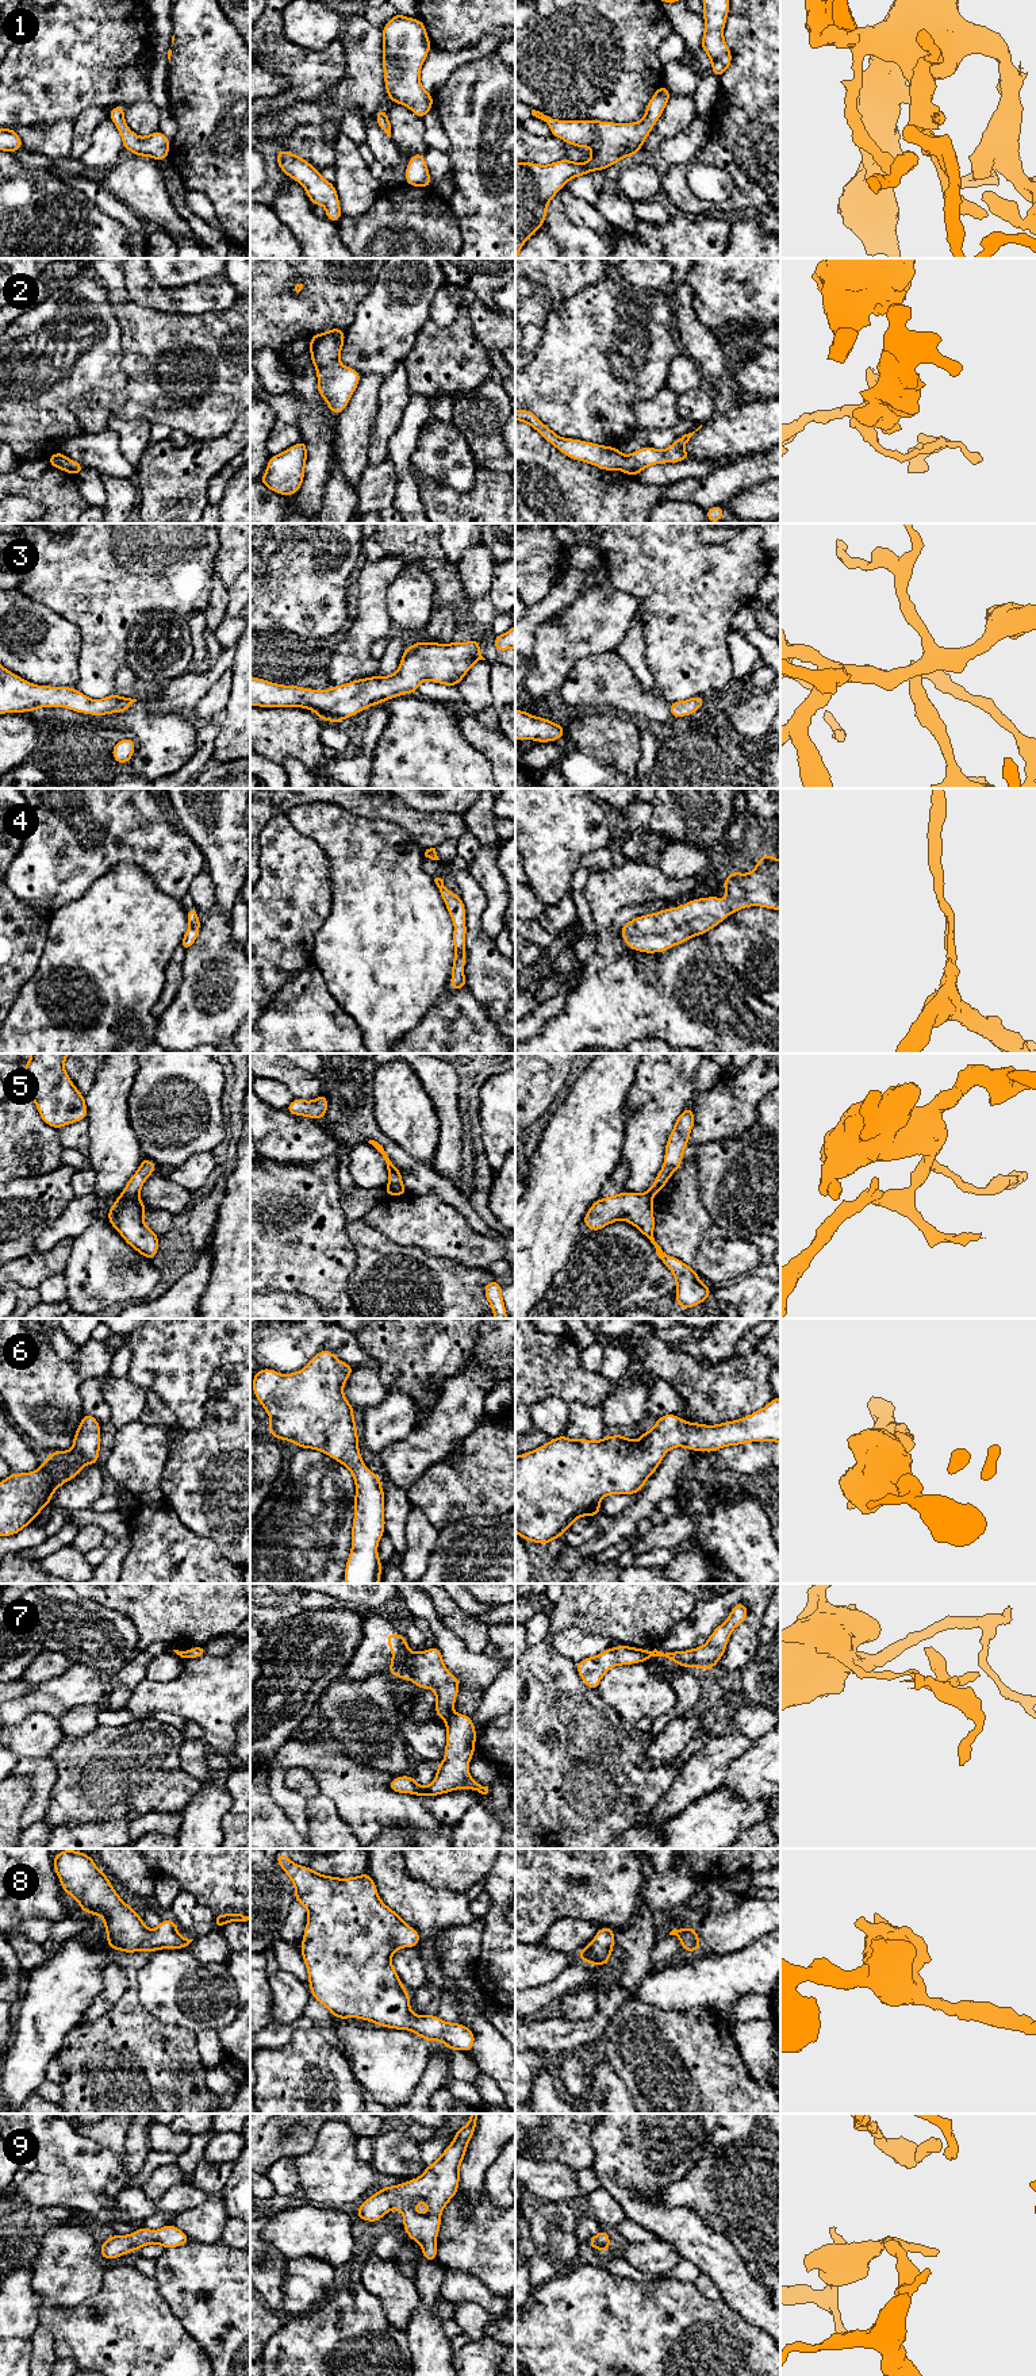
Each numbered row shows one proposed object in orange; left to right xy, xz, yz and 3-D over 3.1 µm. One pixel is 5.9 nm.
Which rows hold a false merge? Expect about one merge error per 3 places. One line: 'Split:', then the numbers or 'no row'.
Split: 5, 7

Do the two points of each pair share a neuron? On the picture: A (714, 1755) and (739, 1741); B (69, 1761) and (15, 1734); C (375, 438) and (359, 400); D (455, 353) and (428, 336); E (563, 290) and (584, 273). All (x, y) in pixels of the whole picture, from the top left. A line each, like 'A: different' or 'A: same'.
A: same
B: different
C: different
D: same
E: same

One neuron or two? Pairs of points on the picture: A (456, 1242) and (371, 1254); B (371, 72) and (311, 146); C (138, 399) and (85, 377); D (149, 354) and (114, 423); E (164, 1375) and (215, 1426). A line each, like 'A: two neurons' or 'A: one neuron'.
A: two neurons
B: two neurons
C: two neurons
D: two neurons
E: two neurons

